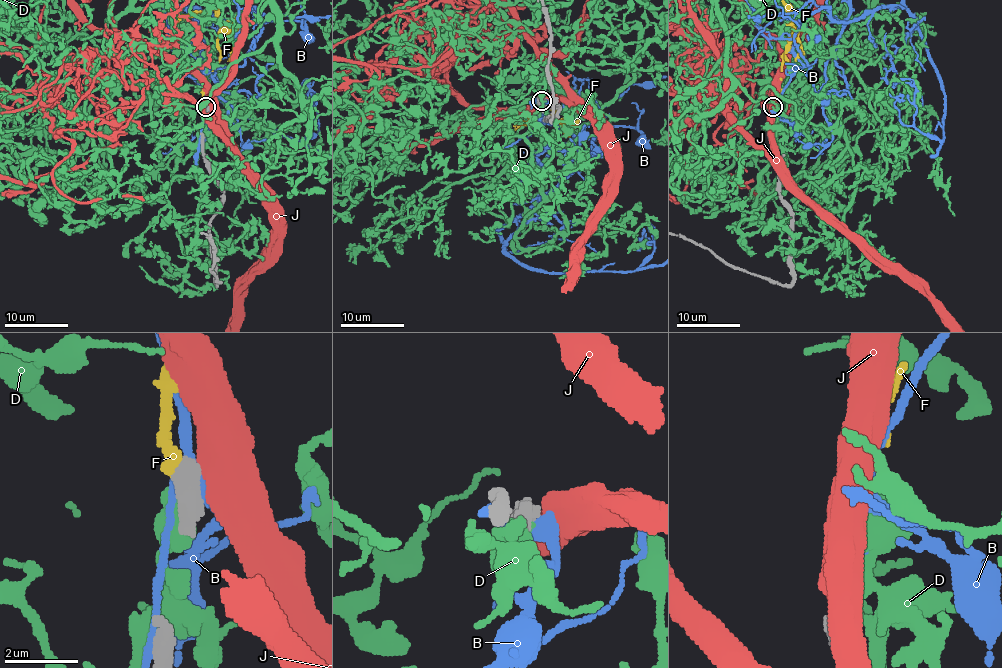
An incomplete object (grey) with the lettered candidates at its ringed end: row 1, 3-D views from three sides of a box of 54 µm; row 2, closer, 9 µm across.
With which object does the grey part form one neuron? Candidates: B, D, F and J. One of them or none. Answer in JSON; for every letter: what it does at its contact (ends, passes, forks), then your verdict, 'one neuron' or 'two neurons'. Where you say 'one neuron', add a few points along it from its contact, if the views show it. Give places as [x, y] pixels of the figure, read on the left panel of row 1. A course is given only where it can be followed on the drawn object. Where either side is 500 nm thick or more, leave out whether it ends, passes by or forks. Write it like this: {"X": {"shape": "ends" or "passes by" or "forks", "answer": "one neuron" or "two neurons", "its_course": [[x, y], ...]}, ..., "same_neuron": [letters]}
{"B": {"answer": "two neurons"}, "D": {"answer": "two neurons"}, "F": {"answer": "one neuron"}, "J": {"answer": "two neurons"}, "same_neuron": ["F"]}

